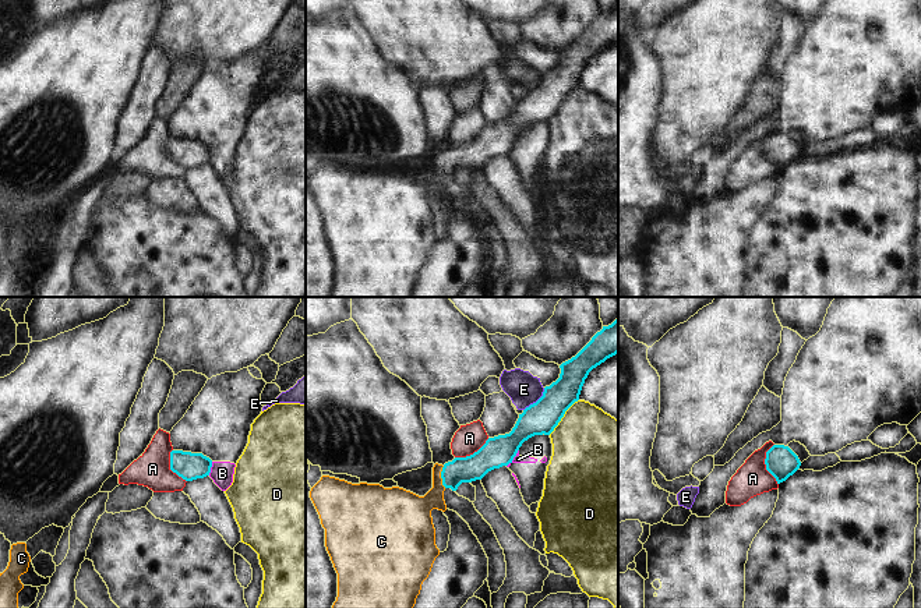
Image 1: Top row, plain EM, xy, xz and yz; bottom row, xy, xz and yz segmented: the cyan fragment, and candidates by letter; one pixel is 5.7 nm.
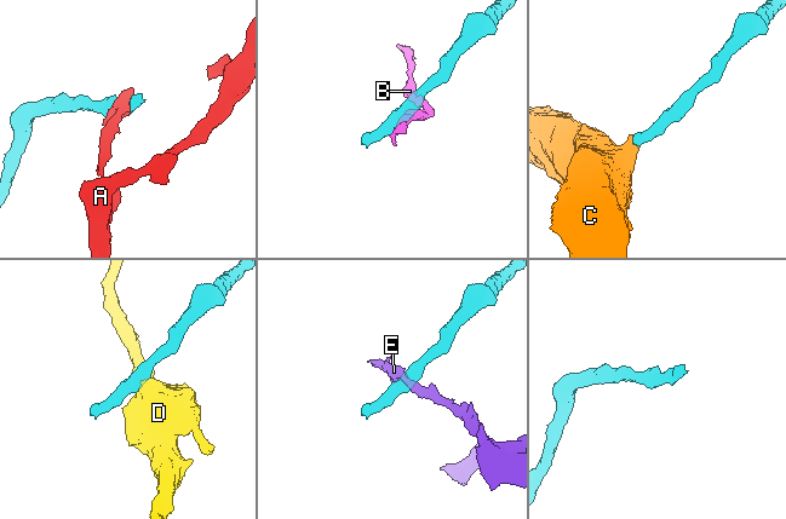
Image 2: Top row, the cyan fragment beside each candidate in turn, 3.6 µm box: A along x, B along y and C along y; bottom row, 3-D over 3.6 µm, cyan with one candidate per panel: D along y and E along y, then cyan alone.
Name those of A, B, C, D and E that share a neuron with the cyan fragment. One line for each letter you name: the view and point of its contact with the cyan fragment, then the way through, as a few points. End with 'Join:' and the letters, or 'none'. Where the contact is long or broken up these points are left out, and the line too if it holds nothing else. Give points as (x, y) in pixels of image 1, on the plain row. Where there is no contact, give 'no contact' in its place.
C: meets cyan in xz at (441, 165); runs through xz (476, 154), (441, 165), (437, 179), (413, 198)
Join: C

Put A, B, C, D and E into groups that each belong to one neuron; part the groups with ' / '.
A / B / C / D / E

